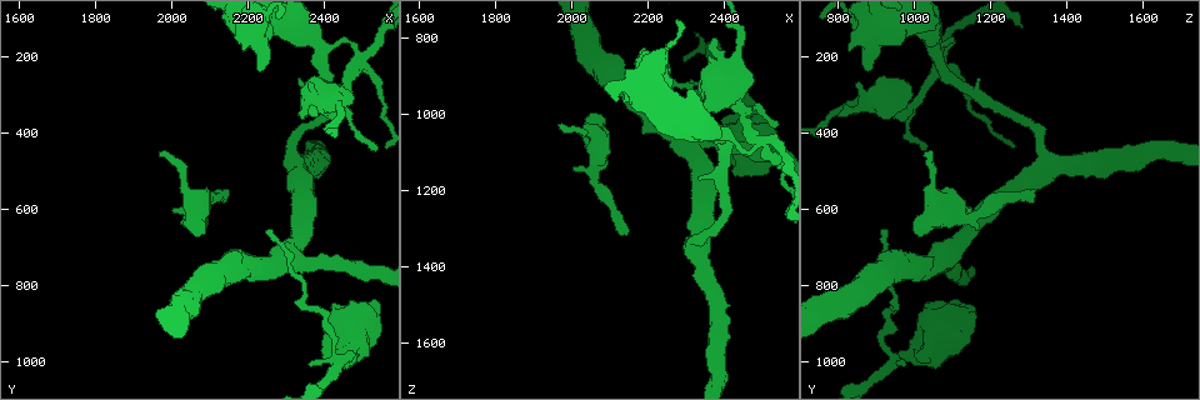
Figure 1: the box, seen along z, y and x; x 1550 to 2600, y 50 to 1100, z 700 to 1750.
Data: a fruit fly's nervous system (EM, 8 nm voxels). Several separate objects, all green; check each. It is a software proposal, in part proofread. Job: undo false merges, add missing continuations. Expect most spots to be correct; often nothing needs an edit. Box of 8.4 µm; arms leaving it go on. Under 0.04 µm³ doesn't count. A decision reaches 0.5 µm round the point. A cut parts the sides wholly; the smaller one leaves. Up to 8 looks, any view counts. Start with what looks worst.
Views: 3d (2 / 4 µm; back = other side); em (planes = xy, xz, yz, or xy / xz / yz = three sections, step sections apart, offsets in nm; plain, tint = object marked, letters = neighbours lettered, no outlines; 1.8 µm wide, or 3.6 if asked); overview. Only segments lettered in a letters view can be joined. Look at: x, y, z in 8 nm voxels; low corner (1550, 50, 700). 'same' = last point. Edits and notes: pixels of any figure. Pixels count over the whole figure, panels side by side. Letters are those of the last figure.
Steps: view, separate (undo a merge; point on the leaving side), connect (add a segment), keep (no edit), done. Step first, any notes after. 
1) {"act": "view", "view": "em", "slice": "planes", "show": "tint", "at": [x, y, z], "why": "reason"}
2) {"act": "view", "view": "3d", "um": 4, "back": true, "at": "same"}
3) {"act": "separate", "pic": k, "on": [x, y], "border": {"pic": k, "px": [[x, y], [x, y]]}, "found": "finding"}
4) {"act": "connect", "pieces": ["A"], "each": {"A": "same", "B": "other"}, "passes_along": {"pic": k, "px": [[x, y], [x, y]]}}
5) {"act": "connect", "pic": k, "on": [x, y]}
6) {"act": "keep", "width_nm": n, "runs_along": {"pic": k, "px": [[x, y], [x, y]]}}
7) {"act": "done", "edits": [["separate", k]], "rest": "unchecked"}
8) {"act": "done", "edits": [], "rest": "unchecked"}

{"act": "view", "view": "3d", "um": 2, "at": [2490, 195, 1080], "why": "looks like a crossing"}

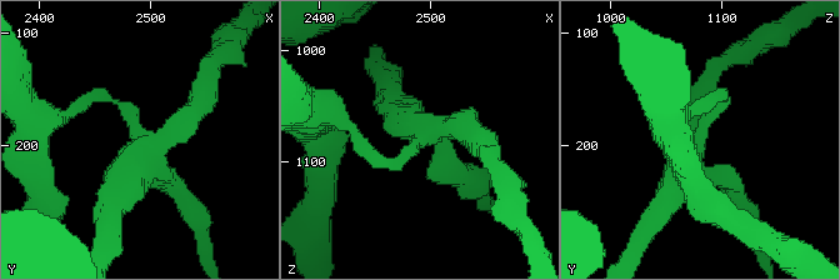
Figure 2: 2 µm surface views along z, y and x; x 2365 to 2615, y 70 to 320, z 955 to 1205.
{"act": "view", "view": "em", "slice": "xy", "step": 4, "show": "letters", "at": [2494, 198, 1074], "arms": 4, "why": "need the tissue"}

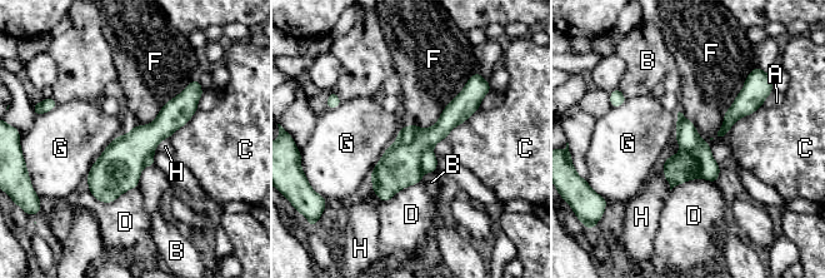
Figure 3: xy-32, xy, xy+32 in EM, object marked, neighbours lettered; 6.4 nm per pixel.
{"act": "separate", "pic": 3, "on": [683, 167], "each": {"A": "other", "B": "other", "C": "other", "D": "other", "F": "other", "G": "other", "H": "other"}, "border": {"pic": 3, "px": [[680, 147], [696, 158], [701, 177]]}, "found": "two cells meet here"}

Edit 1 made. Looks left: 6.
{"act": "view", "view": "overview"}

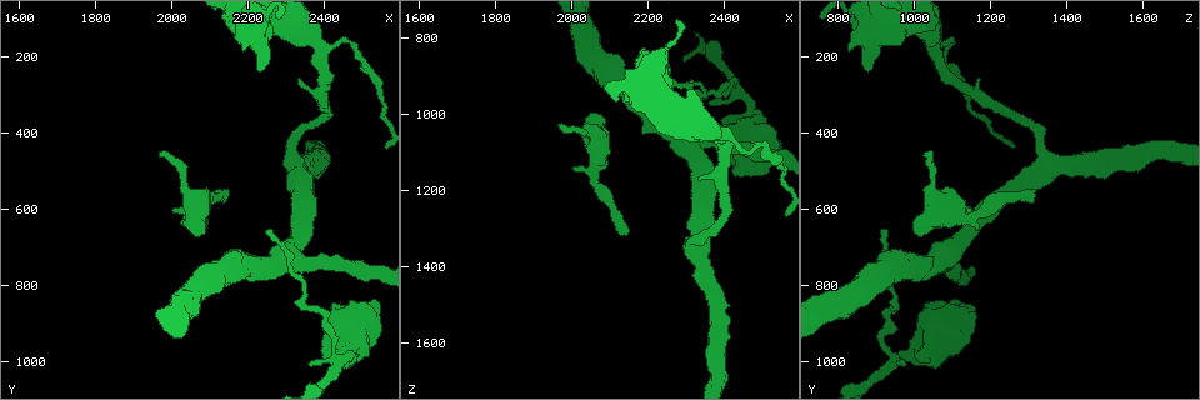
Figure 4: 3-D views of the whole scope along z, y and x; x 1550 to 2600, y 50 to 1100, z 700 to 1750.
{"act": "view", "view": "3d", "um": 4, "at": [2155, 550, 1315], "why": "branch stops here"}

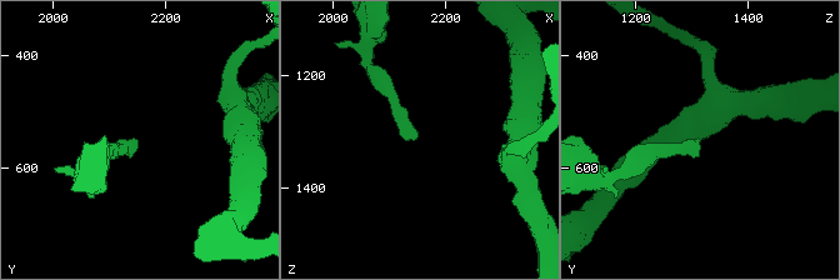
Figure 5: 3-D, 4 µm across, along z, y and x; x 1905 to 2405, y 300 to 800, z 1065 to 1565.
{"act": "view", "view": "em", "slice": "planes", "show": "tint", "at": [2150, 555, 1315], "why": "shape alone is not enough"}

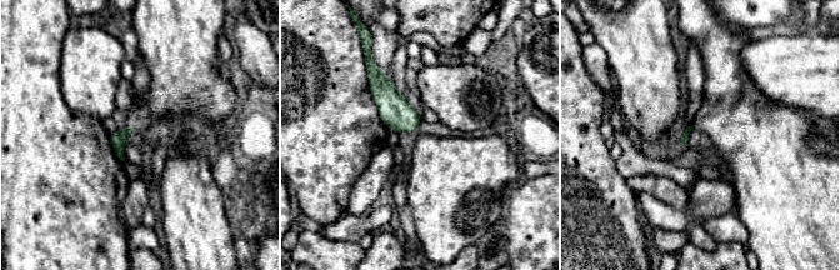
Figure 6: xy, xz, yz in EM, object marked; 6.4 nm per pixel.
{"act": "view", "view": "em", "slice": "planes", "show": "letters", "at": "same"}

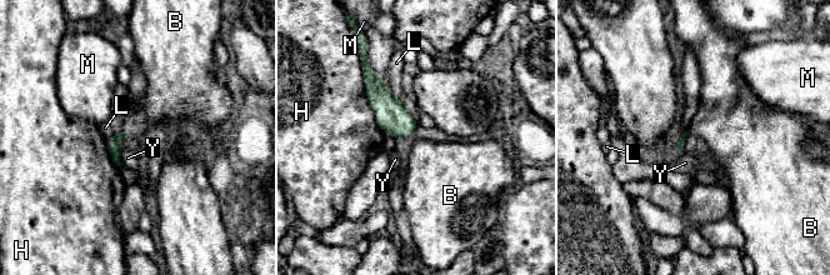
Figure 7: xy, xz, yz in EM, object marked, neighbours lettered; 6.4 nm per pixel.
{"act": "connect", "pieces": ["B"], "each": {"B": "same", "H": "other", "L": "other", "M": "other", "Y": "other"}, "passes_along": {"pic": 7, "px": [[115, 144], [129, 129], [159, 104]]}, "found": "the cell continues"}

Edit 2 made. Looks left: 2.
{"act": "view", "view": "em", "slice": "planes", "show": "letters", "at": [2055, 670, 1010], "why": "thick end"}

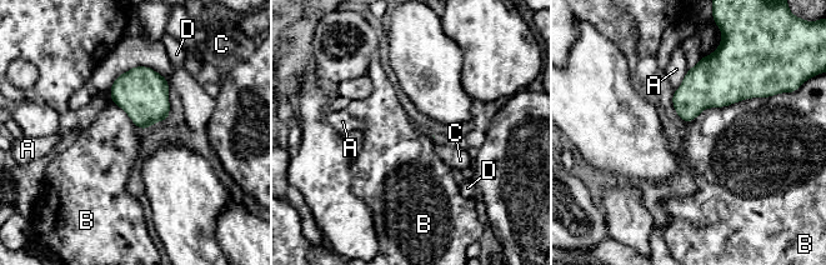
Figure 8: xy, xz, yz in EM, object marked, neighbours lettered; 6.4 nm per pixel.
{"act": "keep", "each": {"A": "other", "B": "other", "C": "other", "D": "other"}, "found": "no lettered segment goes on from it"}

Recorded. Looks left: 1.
{"act": "done", "edits": [["separate", 3], ["connect", 7]], "rest": "unchecked"}

